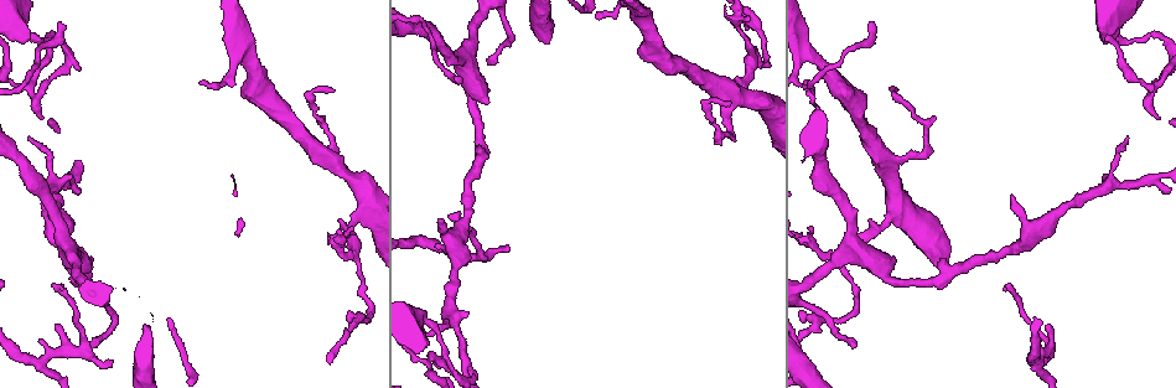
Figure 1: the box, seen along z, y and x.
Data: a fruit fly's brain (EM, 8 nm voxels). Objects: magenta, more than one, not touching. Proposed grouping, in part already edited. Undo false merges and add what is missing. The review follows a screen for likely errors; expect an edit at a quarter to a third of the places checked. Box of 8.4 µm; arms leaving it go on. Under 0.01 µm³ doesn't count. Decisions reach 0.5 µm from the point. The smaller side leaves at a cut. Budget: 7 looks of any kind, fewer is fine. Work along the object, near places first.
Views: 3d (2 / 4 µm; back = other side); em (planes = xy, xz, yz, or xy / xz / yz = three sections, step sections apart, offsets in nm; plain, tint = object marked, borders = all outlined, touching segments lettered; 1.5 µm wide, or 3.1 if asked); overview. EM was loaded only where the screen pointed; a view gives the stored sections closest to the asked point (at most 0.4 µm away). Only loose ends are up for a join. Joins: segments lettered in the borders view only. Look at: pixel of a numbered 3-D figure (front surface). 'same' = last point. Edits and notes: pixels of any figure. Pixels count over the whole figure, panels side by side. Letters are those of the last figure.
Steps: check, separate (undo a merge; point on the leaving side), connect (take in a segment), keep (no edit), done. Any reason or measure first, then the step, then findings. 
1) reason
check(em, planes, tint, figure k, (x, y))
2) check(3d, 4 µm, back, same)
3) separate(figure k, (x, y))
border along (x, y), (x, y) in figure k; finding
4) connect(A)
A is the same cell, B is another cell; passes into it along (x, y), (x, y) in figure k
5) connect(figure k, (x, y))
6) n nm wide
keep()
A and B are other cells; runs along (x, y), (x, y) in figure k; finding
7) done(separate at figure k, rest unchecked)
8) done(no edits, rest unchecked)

thin end
check(em, planes, plain, figure 1, (427, 335))

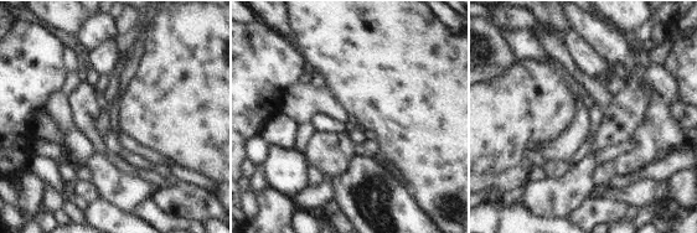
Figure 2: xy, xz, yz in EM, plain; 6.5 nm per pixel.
see the neighbours
check(em, planes, borders, same)

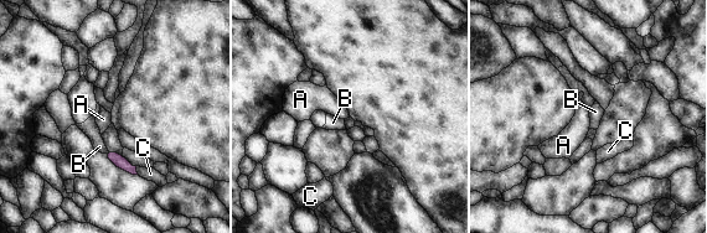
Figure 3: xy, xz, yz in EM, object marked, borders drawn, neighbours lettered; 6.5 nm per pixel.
80 nm wide
keep()
A, B and C are other cells; border along (135, 166), (138, 174) in figure 3; none of them fits

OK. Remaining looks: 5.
thin neck
check(em, xy, step 8, tint, figure 1, (456, 279))

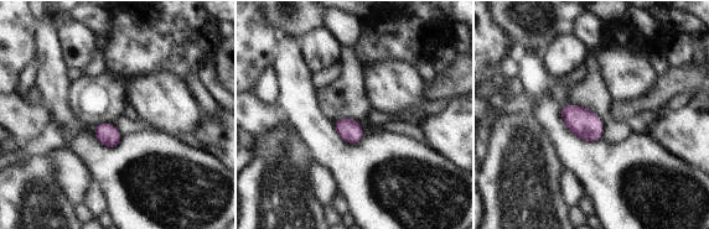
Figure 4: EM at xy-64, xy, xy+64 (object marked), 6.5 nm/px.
check(em, planes, borders, same)

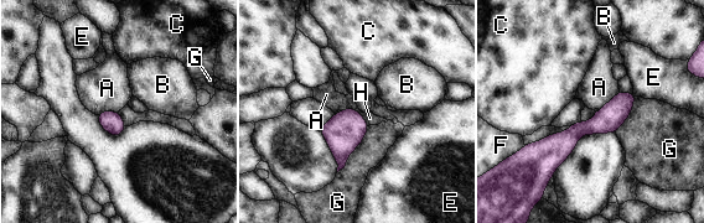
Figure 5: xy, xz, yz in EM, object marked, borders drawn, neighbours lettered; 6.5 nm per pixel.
130 nm wide
keep()
A, B, C, E, F, G and H are other cells; one neuron here

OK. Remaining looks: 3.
branch stops here
check(3d, 4 µm, figure 1, (97, 346))

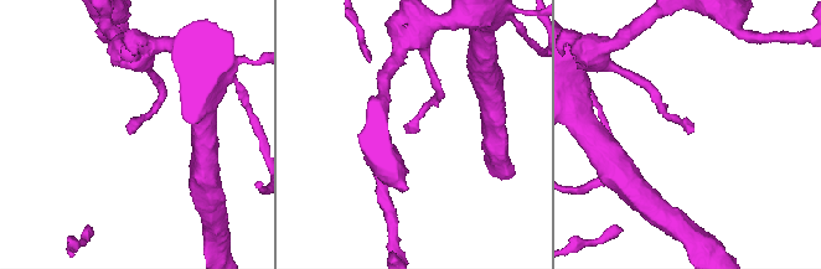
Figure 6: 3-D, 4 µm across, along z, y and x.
check(em, planes, borders, figure 6, (135, 132))

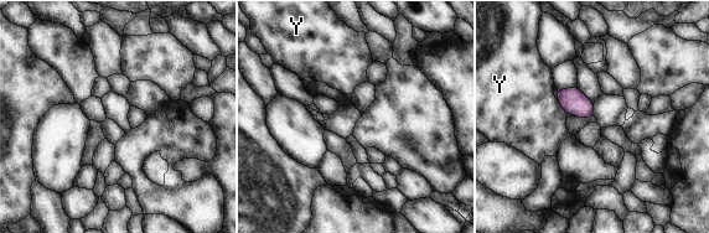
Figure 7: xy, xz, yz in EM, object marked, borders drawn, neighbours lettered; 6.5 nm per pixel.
keep()
Y is another cell; border along (557, 99), (567, 114) in figure 7; no lettered segment goes on from it

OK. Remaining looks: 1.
done(no edits, rest unchecked)

